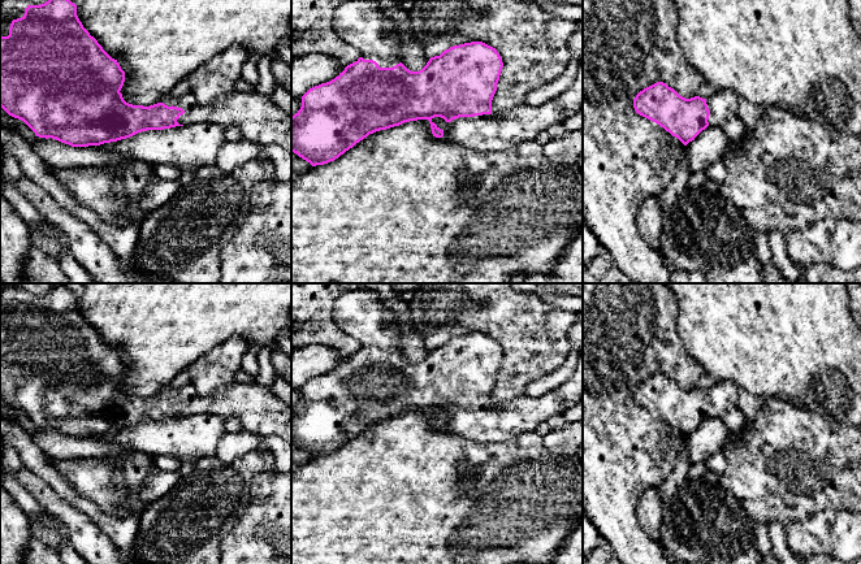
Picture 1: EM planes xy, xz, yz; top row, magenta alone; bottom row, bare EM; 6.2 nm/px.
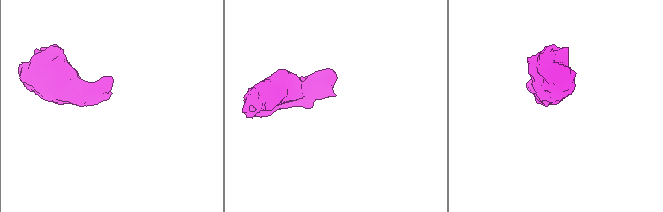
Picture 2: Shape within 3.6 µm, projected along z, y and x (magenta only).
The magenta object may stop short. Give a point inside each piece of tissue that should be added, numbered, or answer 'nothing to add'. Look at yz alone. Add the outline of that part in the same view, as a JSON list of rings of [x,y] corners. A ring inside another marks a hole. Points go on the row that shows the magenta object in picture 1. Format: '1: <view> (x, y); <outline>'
1: yz (723, 105); [[[731,90],[717,91],[706,99],[710,110],[709,126],[721,126],[727,120],[737,116],[739,104],[735,92]]]

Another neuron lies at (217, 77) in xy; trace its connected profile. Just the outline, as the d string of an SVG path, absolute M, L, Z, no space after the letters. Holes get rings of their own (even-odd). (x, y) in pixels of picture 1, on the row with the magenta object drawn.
M232 45L219 53L185 78L191 86L191 94L200 104L207 105L234 92L247 58L248 53L241 45Z

